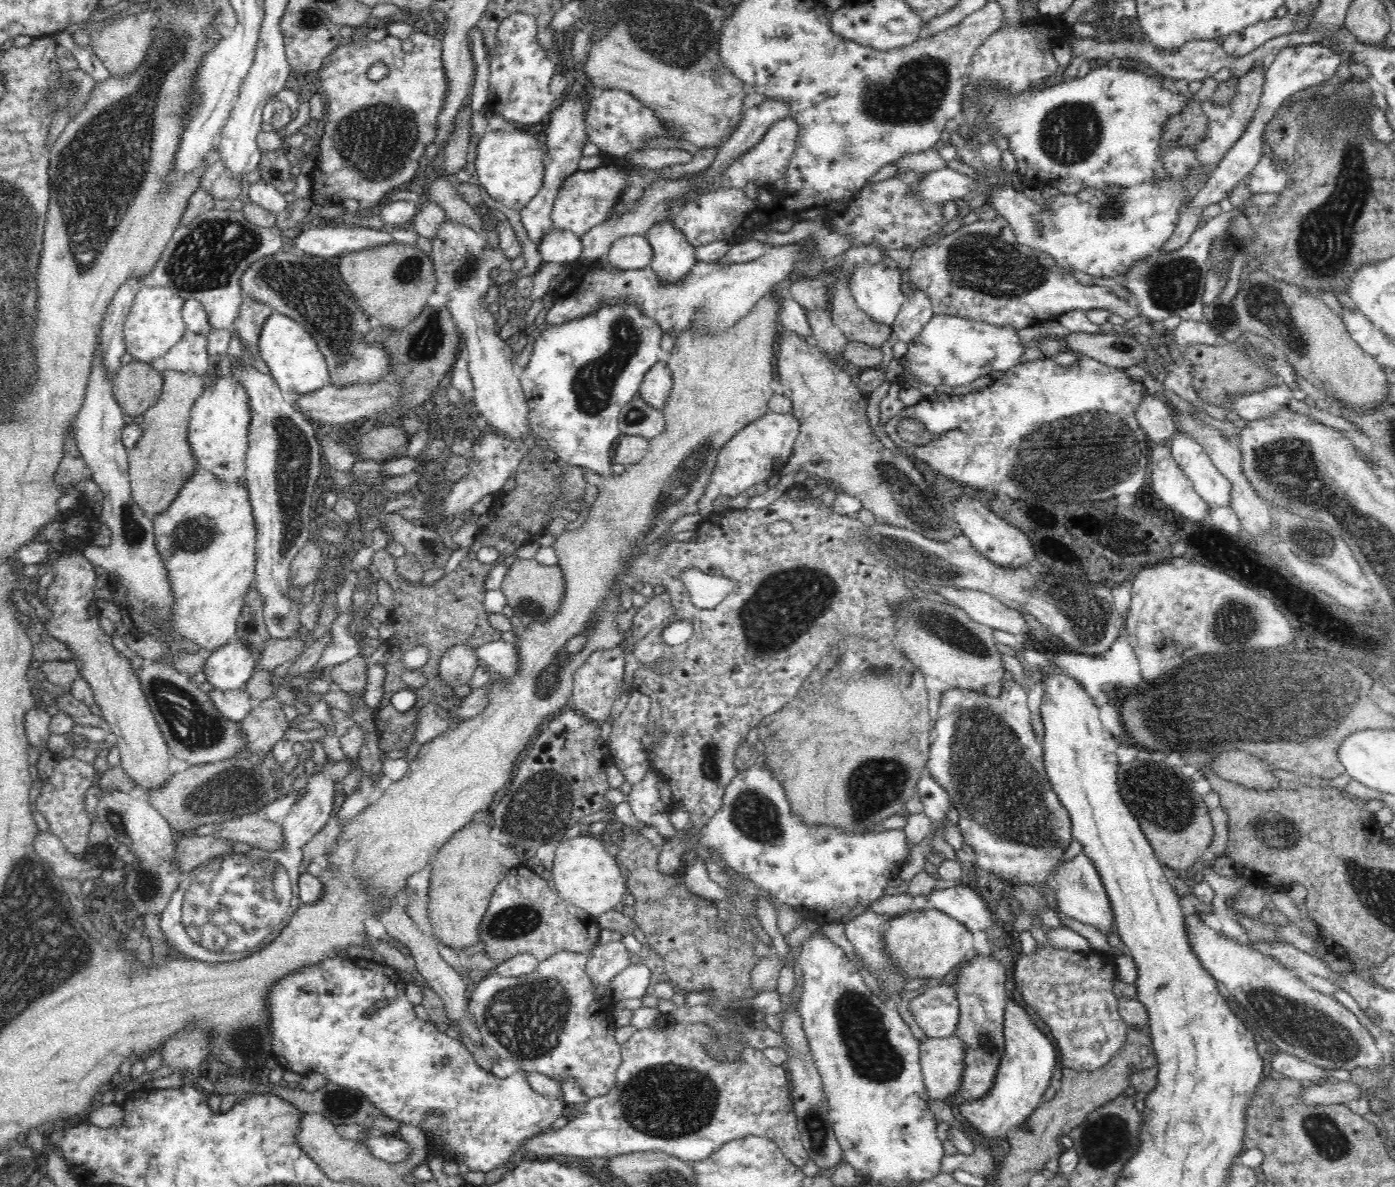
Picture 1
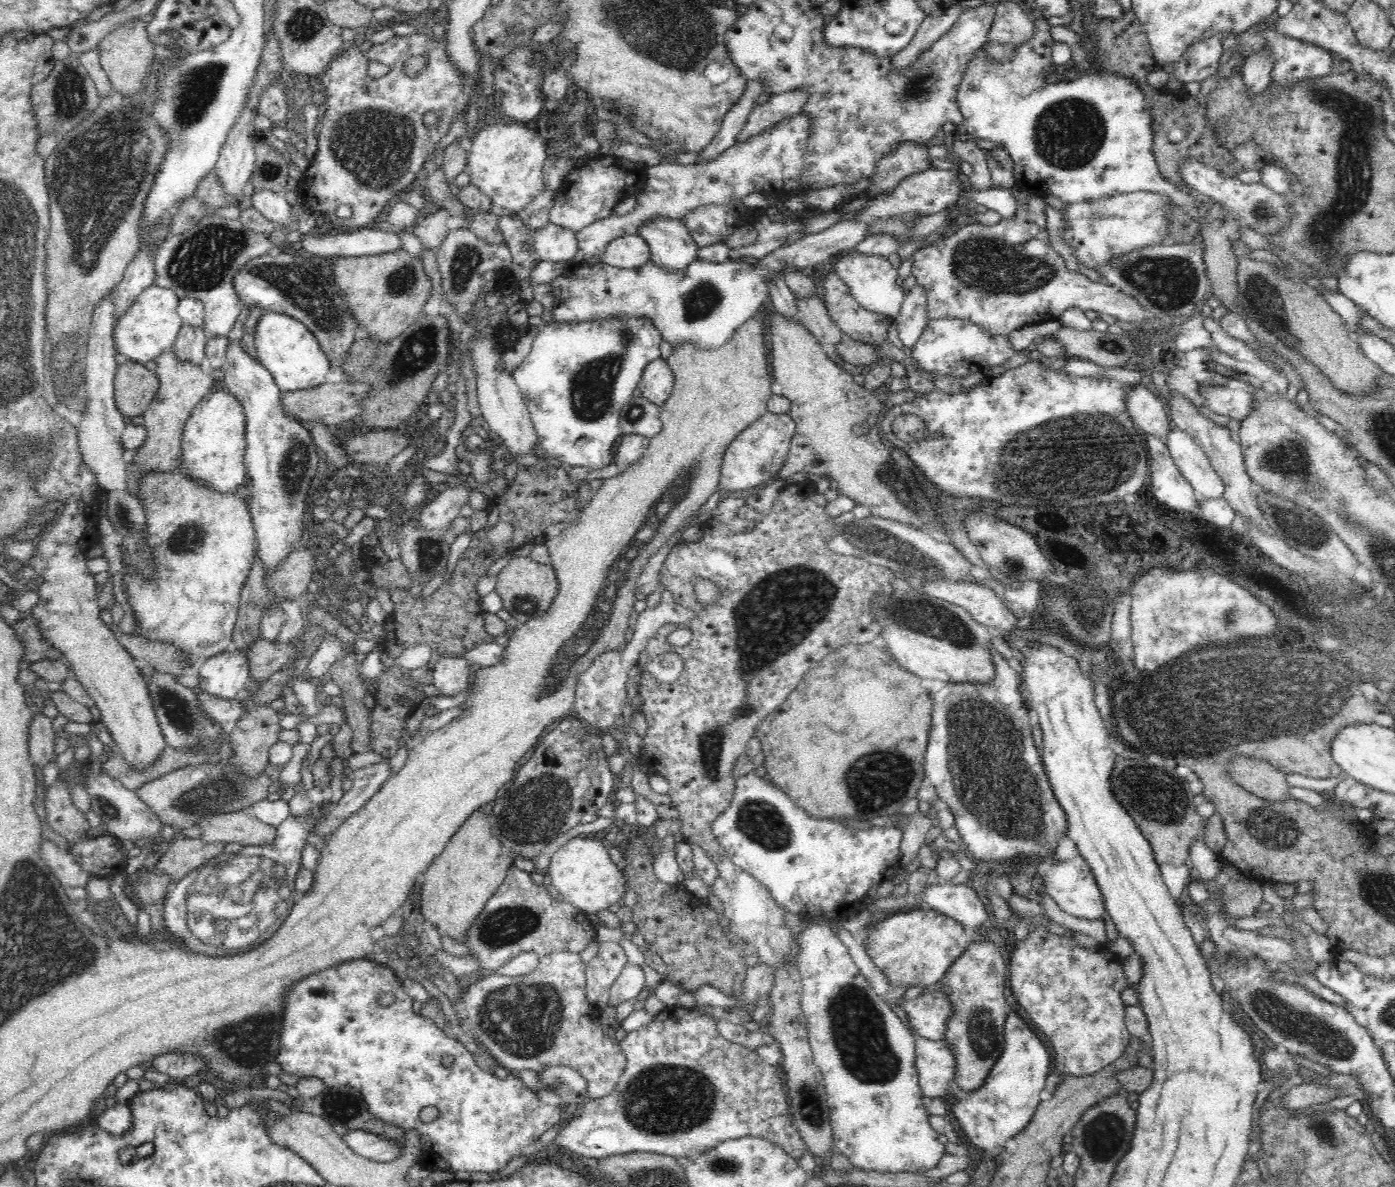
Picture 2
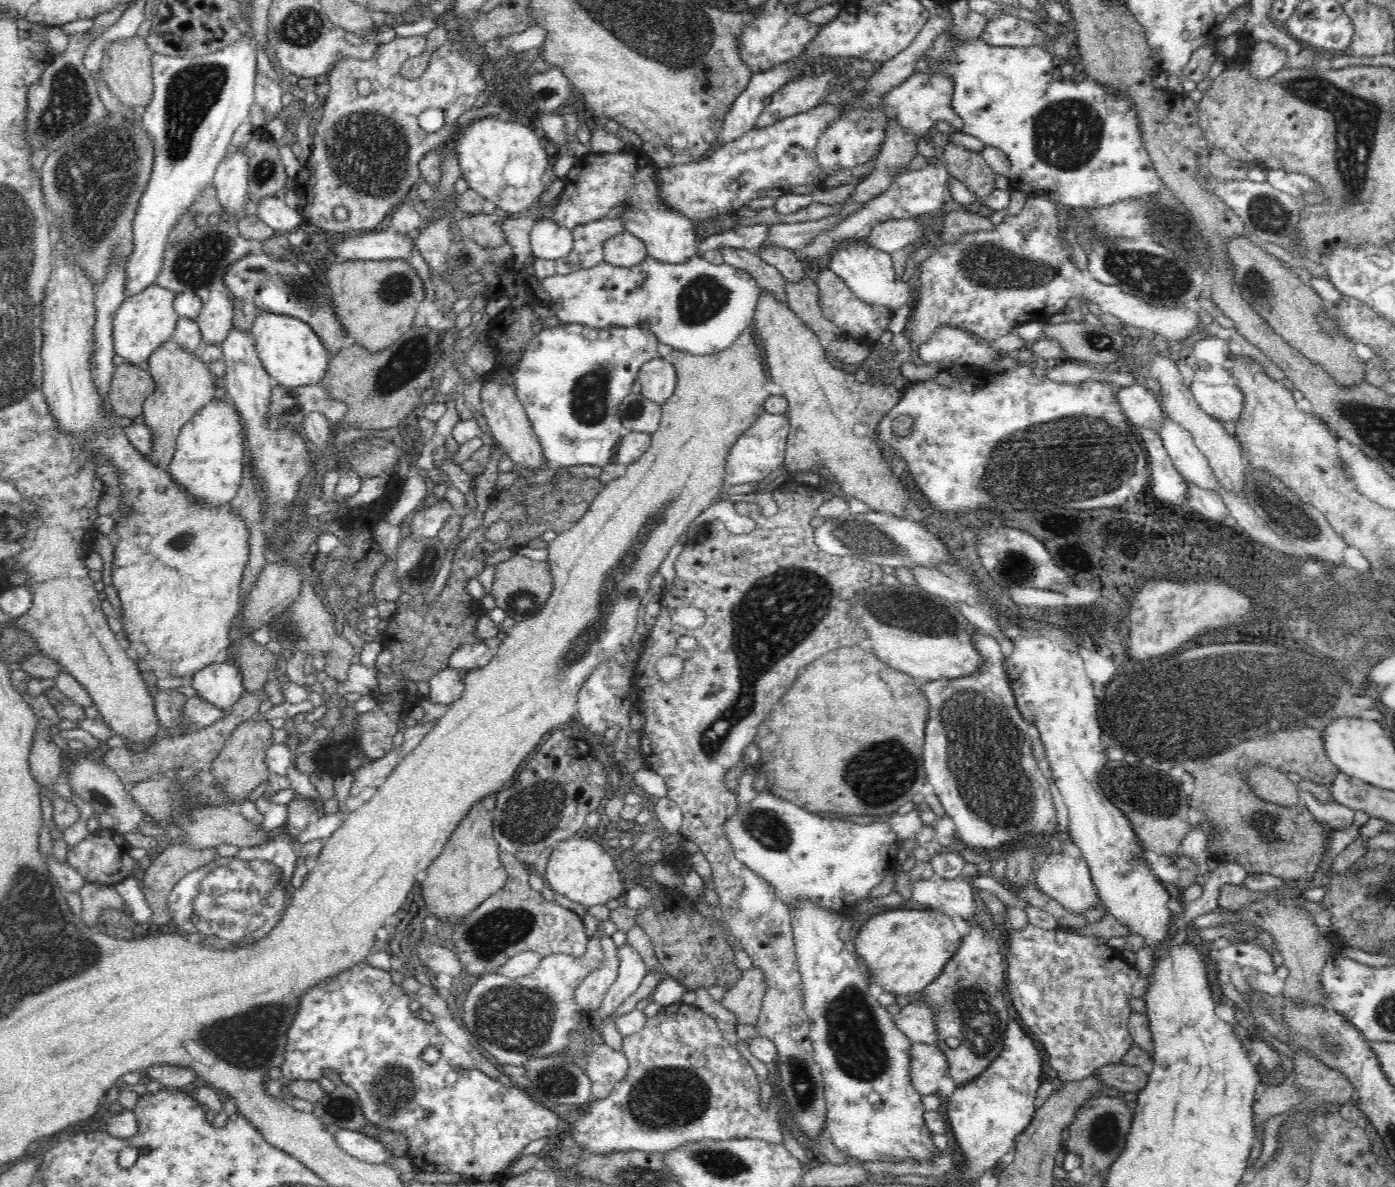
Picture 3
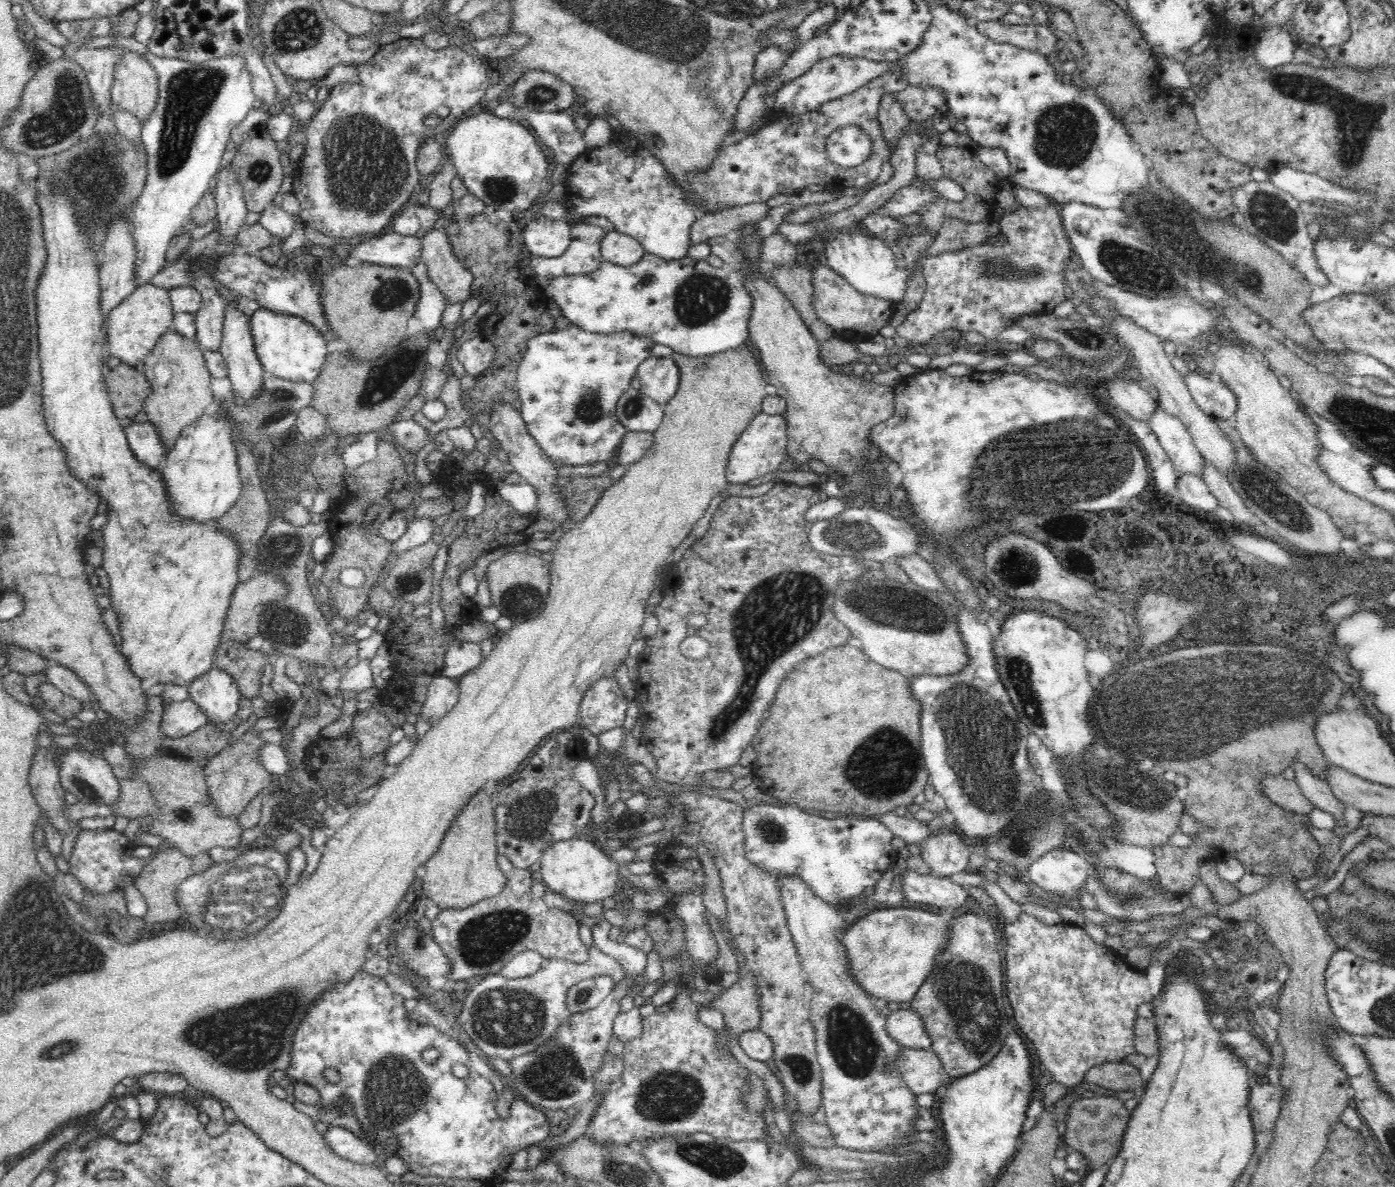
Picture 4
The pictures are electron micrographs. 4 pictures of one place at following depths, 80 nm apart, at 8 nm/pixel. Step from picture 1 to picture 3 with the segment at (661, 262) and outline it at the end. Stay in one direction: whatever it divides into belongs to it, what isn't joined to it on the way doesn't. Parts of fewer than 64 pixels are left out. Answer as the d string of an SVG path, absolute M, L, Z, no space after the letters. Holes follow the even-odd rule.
M626 145L619 152L590 151L577 157L573 167L561 180L564 189L554 202L555 211L550 218L555 223L572 230L578 225L602 219L610 210L622 206L625 212L619 216L619 220L624 230L637 236L652 258L663 263L680 264L697 254L694 220L668 208L660 199L656 167L643 148Z

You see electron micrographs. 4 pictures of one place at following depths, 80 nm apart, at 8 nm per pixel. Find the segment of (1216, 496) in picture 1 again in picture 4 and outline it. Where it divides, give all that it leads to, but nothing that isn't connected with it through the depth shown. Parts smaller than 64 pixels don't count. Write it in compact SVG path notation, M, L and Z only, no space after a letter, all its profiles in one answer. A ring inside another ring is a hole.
M1158 407L1146 424L1160 441L1178 473L1201 478L1205 459L1196 449L1191 433L1178 417Z

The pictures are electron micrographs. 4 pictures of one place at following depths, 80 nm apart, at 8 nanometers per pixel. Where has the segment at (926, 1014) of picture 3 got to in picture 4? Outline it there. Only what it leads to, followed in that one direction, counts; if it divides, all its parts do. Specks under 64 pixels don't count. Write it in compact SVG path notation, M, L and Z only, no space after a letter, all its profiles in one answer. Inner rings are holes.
M910 1009L898 1010L887 1016L886 1030L904 1049L931 1048L931 1038L923 1027L918 1013L910 1011Z

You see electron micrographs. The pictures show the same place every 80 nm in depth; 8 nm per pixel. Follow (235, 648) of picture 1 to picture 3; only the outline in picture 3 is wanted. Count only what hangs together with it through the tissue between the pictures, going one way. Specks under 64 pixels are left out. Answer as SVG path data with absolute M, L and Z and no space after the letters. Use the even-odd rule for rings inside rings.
M219 659L207 668L198 670L189 681L200 698L225 712L240 700L245 691L242 673L234 660Z

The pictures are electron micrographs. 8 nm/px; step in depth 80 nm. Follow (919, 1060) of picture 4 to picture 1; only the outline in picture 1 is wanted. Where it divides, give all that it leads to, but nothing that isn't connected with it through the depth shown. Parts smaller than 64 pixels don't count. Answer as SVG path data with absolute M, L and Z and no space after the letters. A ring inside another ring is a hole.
M953 1034L946 1038L927 1037L919 1044L921 1071L930 1099L949 1100L958 1093L965 1067L965 1042Z

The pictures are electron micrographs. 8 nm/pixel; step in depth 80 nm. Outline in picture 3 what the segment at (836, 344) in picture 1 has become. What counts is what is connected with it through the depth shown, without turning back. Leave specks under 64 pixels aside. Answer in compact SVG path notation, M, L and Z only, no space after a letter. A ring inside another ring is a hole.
M807 275L801 281L785 279L787 305L811 328L824 346L835 341L842 333L839 326L830 322L820 310L818 287L815 280Z

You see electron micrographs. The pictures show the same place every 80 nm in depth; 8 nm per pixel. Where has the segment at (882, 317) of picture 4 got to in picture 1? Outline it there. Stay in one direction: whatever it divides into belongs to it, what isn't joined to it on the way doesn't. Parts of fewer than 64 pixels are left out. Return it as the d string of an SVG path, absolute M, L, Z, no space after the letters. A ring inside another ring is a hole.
M835 274L826 281L834 288L828 302L833 323L850 341L881 348L891 338L893 327L874 322L870 315L862 311L856 304L846 279Z

